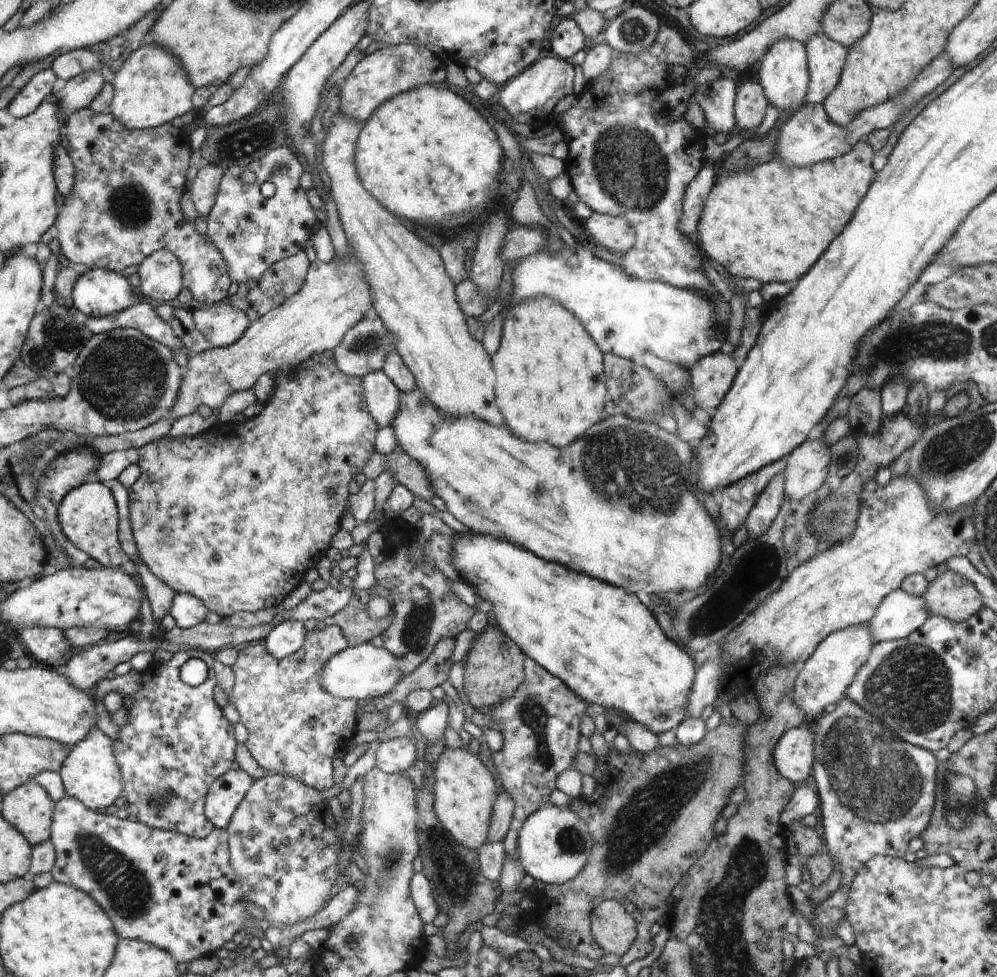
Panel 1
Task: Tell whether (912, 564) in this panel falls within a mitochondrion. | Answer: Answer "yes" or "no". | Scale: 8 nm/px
no

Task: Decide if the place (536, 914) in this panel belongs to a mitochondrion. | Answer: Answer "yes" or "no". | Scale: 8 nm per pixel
no

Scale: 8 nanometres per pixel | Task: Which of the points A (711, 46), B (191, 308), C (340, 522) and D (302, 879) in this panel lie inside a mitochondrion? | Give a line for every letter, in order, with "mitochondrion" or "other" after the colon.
A: other
B: other
C: other
D: other

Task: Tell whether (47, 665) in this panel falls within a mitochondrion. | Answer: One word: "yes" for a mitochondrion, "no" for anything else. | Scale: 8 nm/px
no

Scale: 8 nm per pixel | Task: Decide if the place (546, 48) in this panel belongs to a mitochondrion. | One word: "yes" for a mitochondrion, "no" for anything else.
no

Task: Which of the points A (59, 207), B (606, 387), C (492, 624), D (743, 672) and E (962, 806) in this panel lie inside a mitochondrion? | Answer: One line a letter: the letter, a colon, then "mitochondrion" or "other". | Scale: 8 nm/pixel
A: other
B: other
C: other
D: other
E: mitochondrion

